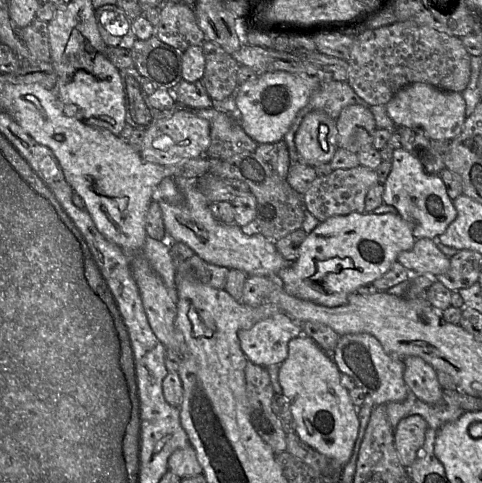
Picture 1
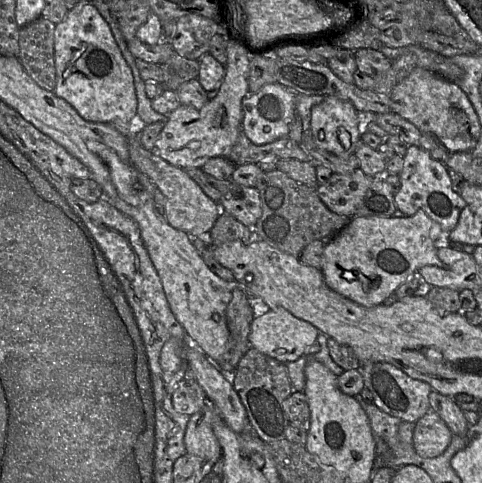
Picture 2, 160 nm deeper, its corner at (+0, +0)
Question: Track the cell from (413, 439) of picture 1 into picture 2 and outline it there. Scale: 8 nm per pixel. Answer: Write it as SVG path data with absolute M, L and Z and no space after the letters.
M430 411L415 423L413 446L418 455L435 458L444 453L452 436L453 433L444 421Z

